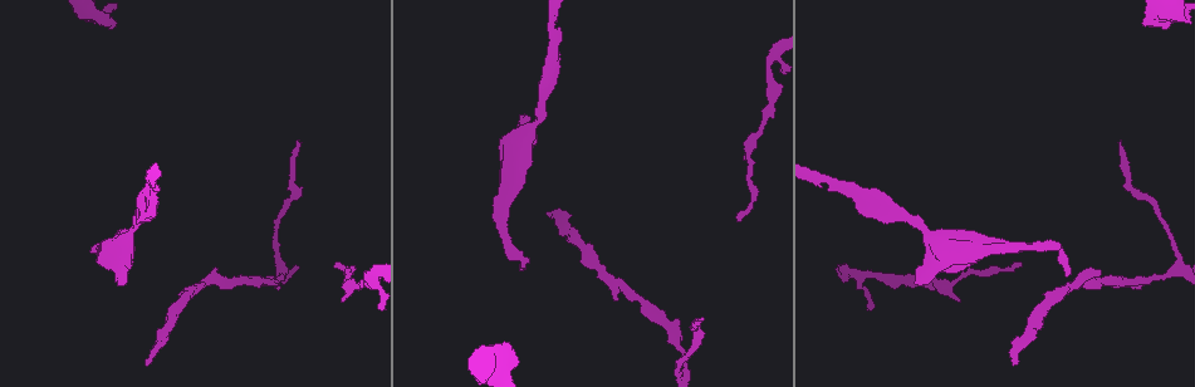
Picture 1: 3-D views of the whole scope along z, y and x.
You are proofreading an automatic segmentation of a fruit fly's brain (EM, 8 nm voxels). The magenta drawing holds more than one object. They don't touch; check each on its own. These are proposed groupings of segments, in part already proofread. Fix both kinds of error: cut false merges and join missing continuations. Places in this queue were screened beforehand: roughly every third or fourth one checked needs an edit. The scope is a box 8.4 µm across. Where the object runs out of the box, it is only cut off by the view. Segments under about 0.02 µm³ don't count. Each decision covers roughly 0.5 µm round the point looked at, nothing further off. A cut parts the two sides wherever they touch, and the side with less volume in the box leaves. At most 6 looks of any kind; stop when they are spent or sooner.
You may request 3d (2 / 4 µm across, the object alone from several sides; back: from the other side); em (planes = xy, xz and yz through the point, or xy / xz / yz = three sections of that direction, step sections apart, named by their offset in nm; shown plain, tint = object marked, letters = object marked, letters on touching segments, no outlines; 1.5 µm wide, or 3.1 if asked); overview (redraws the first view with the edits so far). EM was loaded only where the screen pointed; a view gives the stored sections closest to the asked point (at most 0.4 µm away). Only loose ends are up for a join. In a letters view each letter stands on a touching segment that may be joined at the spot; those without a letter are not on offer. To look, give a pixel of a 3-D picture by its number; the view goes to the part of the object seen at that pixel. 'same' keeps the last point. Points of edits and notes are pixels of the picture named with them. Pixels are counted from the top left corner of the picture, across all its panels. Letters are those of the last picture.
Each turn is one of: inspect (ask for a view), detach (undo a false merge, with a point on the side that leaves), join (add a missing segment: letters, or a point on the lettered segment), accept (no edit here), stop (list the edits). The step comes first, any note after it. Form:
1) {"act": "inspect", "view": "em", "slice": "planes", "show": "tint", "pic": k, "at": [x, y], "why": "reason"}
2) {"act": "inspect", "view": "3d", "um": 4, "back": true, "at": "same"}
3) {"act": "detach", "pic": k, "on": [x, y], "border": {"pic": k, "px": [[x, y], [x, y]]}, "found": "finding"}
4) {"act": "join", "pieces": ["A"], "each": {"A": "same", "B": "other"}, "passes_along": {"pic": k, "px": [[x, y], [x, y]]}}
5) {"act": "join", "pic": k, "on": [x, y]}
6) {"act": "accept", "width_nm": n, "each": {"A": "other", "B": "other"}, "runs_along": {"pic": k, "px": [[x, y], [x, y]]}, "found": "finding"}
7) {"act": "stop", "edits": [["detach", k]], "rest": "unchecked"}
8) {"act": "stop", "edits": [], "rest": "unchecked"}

{"act": "inspect", "view": "3d", "um": 2, "pic": 1, "at": [556, 54], "why": "sudden change in width"}

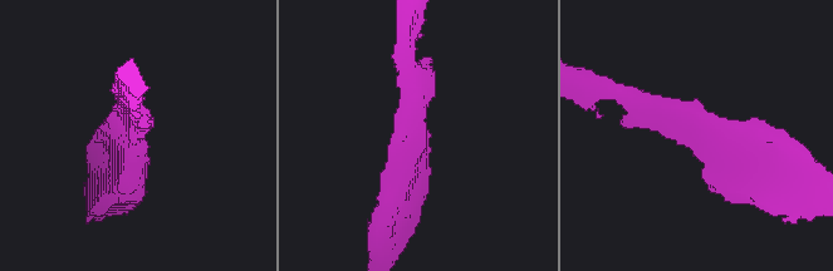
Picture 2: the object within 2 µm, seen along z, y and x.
{"act": "inspect", "view": "em", "slice": "planes", "show": "letters", "pic": 2, "at": [420, 131], "why": "need the tissue"}

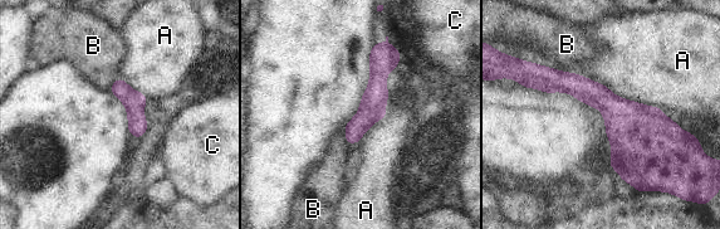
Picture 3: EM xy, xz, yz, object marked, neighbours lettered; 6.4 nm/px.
{"act": "accept", "each": {"A": "other", "B": "other", "C": "other"}, "border": {"pic": 3, "px": [[574, 72], [620, 97], [662, 111]]}, "found": "continuous, no second cell"}

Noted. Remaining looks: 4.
{"act": "inspect", "view": "3d", "um": 4, "pic": 1, "at": [524, 117], "why": "free end"}

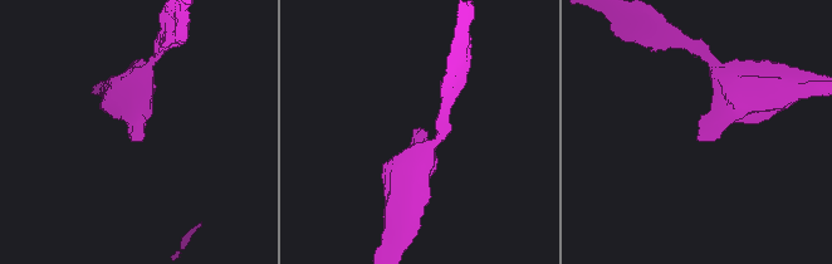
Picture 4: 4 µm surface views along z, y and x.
{"act": "inspect", "view": "em", "slice": "planes", "show": "letters", "pic": 4, "at": [142, 136], "why": "now the EM"}

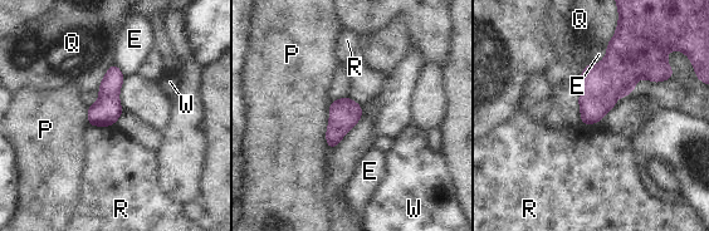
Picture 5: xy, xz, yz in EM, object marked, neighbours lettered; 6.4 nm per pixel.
{"act": "accept", "each": {"E": "other", "P": "other", "Q": "other", "R": "other", "W": "other"}, "border": {"pic": 5, "px": [[113, 123], [108, 126], [89, 126]]}, "found": "none of them fits"}

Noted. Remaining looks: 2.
{"act": "inspect", "view": "em", "slice": "xy", "step": 8, "show": "tint", "pic": 1, "at": [548, 214], "why": "tapers out"}

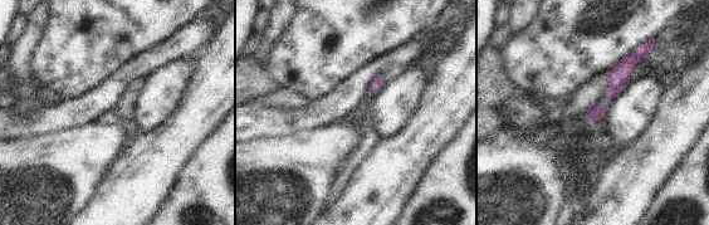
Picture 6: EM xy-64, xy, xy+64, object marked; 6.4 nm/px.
{"act": "inspect", "view": "em", "slice": "planes", "show": "letters", "at": "same"}

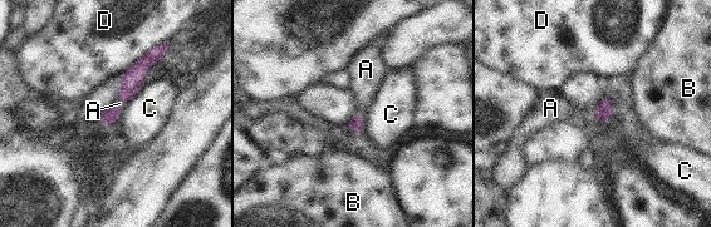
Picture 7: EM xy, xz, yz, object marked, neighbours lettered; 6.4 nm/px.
{"act": "join", "pic": 7, "on": [366, 78], "longest_contact_nm": ["D", 280], "each": {"A": "same", "B": "other", "C": "other", "D": "other"}, "passes_along": {"pic": 7, "px": [[356, 124], [361, 116], [366, 78]]}, "found": "it goes on there"}

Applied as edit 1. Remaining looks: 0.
{"act": "stop", "edits": [["join", 7]], "rest": "unchecked"}

